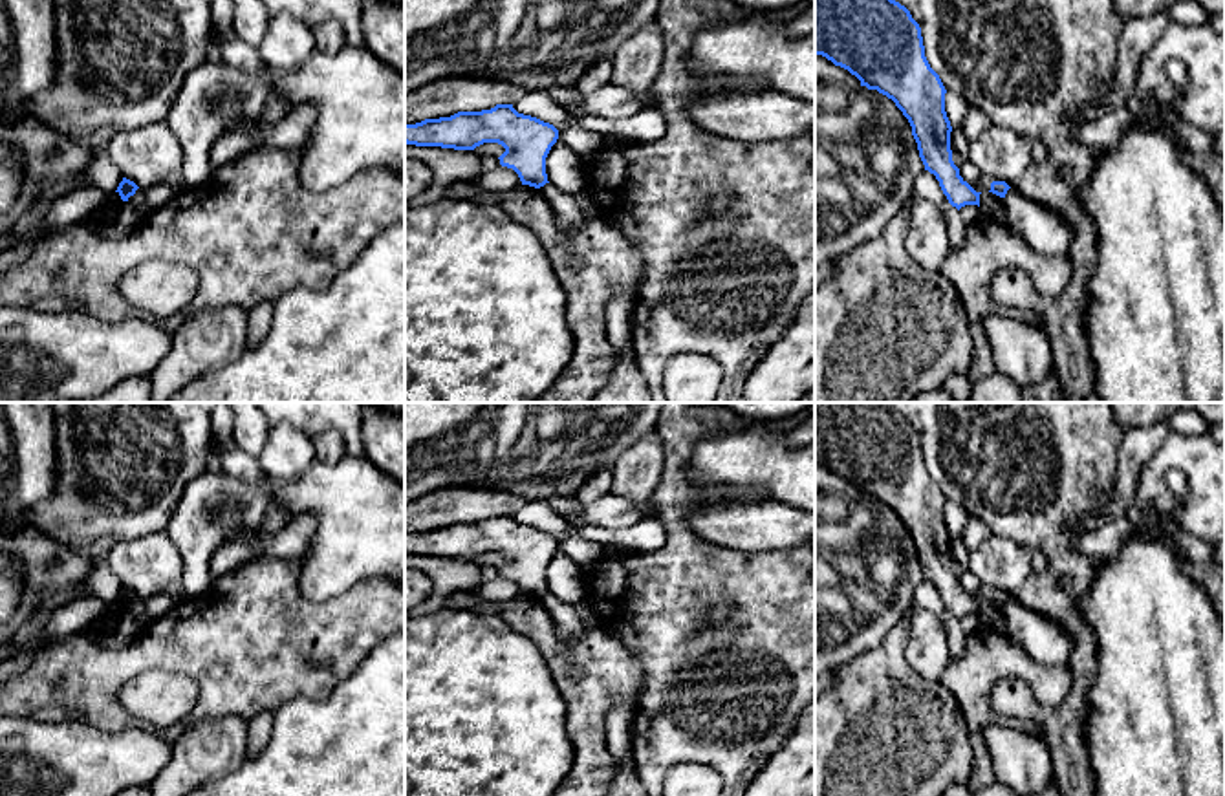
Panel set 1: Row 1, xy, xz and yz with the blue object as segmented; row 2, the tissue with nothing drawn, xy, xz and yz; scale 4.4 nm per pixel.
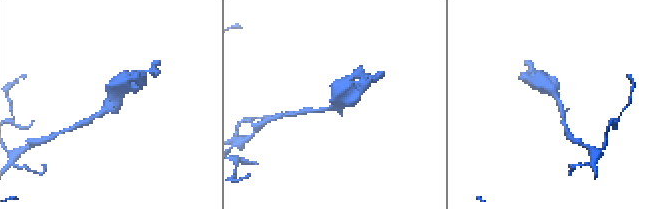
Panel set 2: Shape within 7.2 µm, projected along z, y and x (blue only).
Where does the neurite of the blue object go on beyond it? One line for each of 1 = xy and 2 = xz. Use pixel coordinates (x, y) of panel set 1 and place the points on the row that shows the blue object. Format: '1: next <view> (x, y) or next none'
1: next none
2: next none

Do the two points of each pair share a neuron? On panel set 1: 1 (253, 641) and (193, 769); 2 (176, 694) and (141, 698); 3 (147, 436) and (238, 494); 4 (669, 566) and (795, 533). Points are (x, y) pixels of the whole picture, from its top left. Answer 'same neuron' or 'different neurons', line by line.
1: different neurons
2: same neuron
3: different neurons
4: different neurons

